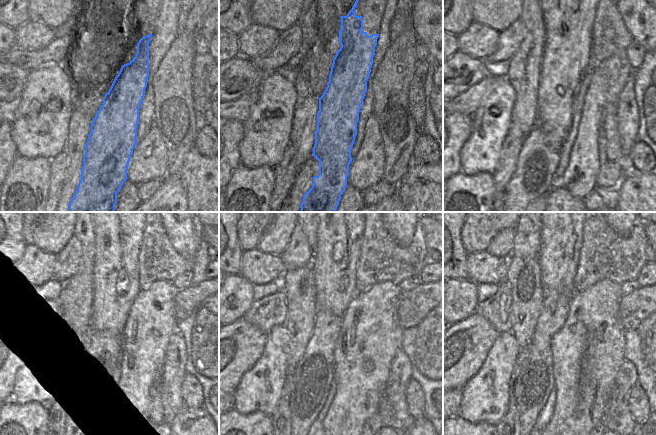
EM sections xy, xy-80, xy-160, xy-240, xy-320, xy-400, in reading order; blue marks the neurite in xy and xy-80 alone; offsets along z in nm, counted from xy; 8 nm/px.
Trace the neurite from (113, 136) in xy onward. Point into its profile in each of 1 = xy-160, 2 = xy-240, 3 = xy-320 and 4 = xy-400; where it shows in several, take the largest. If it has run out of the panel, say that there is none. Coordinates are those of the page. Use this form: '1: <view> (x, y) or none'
1: xy-160 (566, 60)
2: xy-240 (116, 285)
3: xy-320 (336, 254)
4: xy-400 (561, 232)

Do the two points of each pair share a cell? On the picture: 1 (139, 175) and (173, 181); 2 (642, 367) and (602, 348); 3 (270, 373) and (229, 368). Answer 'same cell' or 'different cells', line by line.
1: different cells
2: different cells
3: different cells

